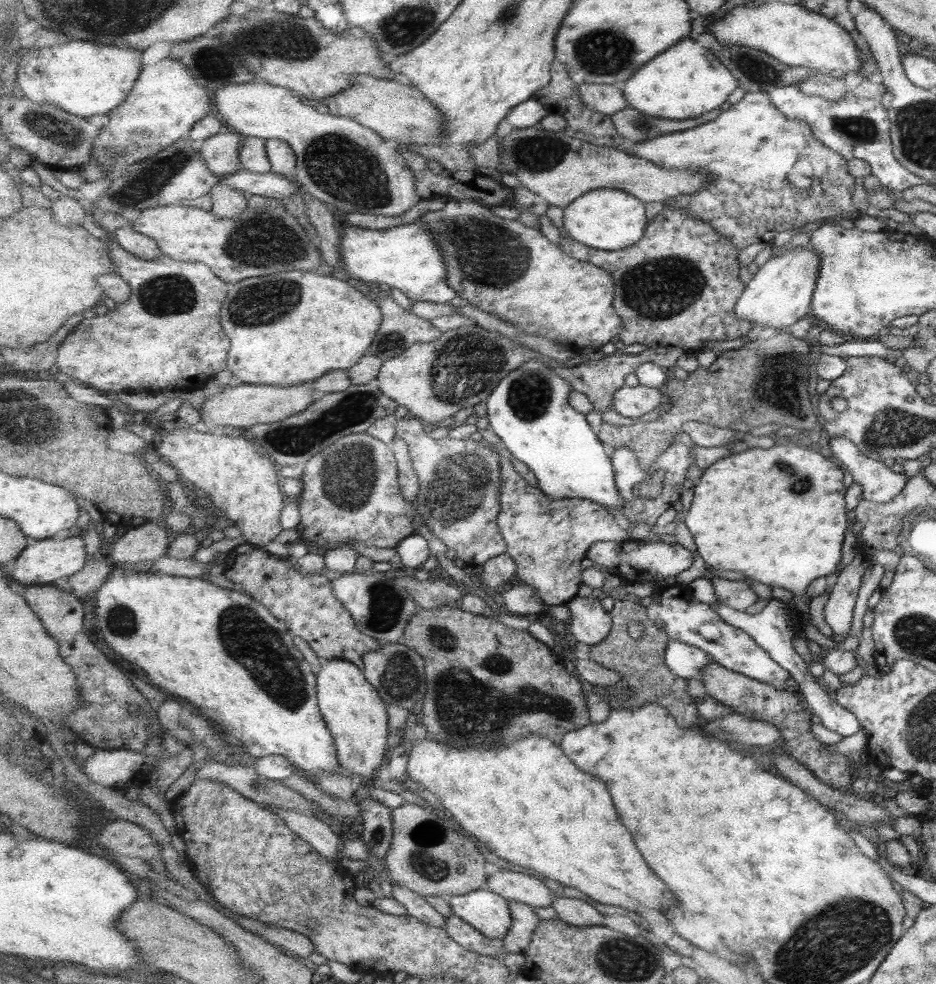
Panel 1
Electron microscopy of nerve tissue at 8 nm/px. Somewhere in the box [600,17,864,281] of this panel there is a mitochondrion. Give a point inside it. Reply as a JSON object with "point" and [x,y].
{"point":[638,124]}

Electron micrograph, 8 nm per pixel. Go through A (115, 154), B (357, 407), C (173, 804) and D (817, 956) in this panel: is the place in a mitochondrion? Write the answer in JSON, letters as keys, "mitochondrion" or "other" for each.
{"A":"mitochondrion","B":"mitochondrion","C":"other","D":"mitochondrion"}

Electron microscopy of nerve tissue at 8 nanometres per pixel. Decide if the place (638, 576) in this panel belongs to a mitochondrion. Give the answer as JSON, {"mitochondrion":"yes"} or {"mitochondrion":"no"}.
{"mitochondrion":"no"}

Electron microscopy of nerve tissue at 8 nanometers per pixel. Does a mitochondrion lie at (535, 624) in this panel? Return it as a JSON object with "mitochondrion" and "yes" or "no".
{"mitochondrion":"no"}

